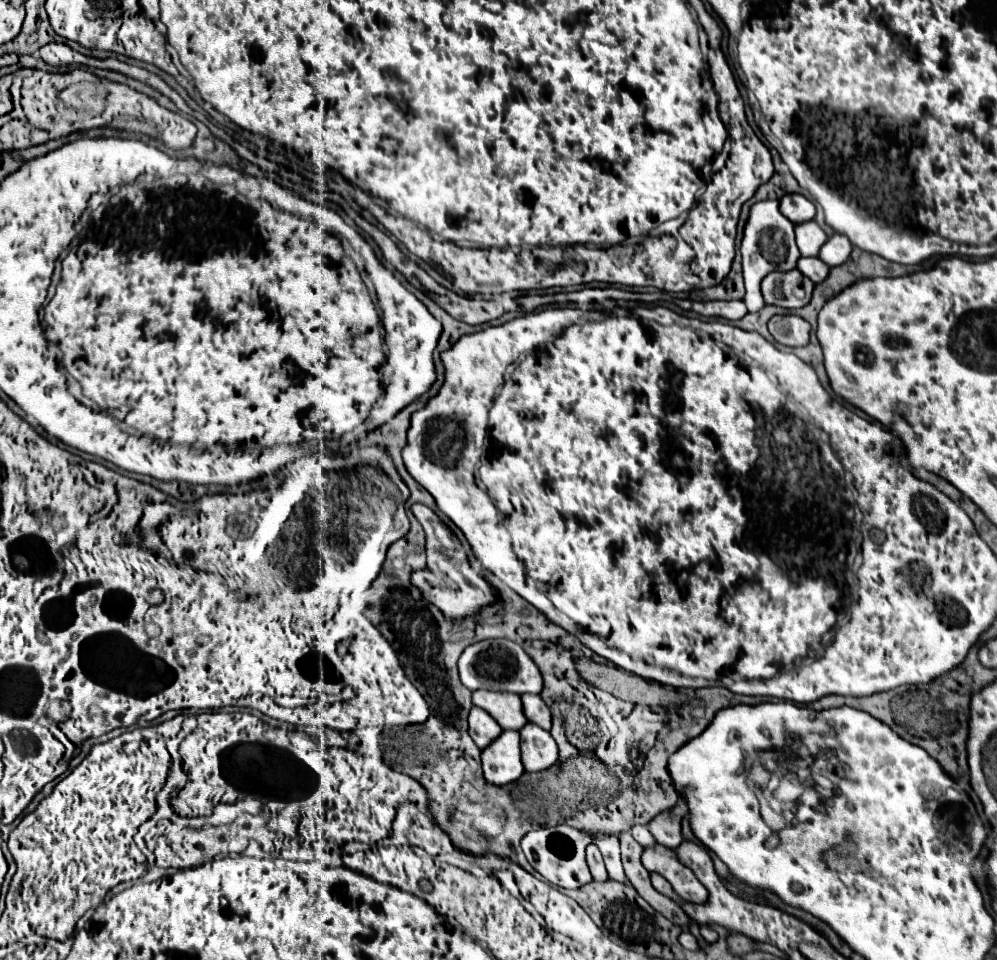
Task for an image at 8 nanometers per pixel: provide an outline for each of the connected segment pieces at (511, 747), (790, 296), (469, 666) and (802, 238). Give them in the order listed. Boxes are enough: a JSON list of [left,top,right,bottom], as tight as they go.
[[482,730,524,786],[762,270,814,308],[458,640,542,694],[796,220,828,256]]

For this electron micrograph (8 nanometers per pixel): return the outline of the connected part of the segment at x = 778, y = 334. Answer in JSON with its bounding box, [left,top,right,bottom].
[768,314,810,346]

